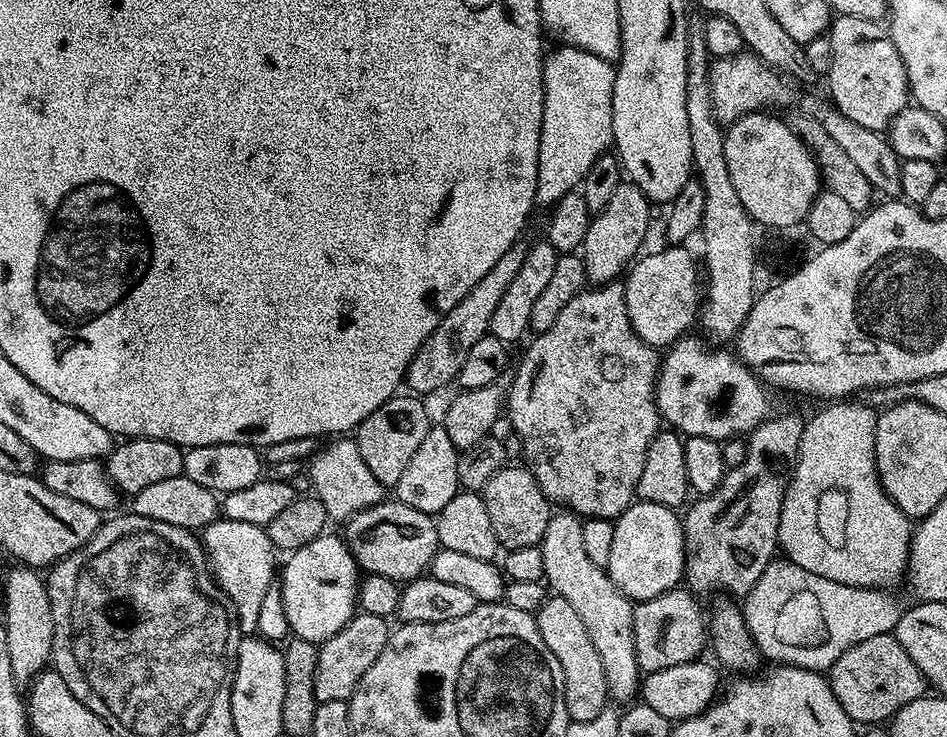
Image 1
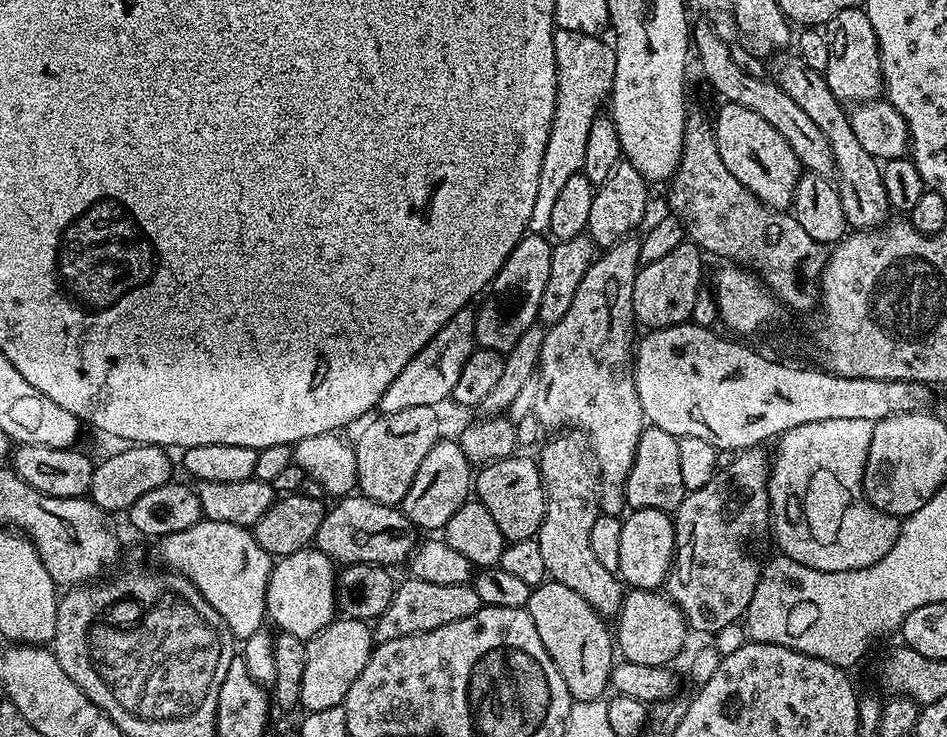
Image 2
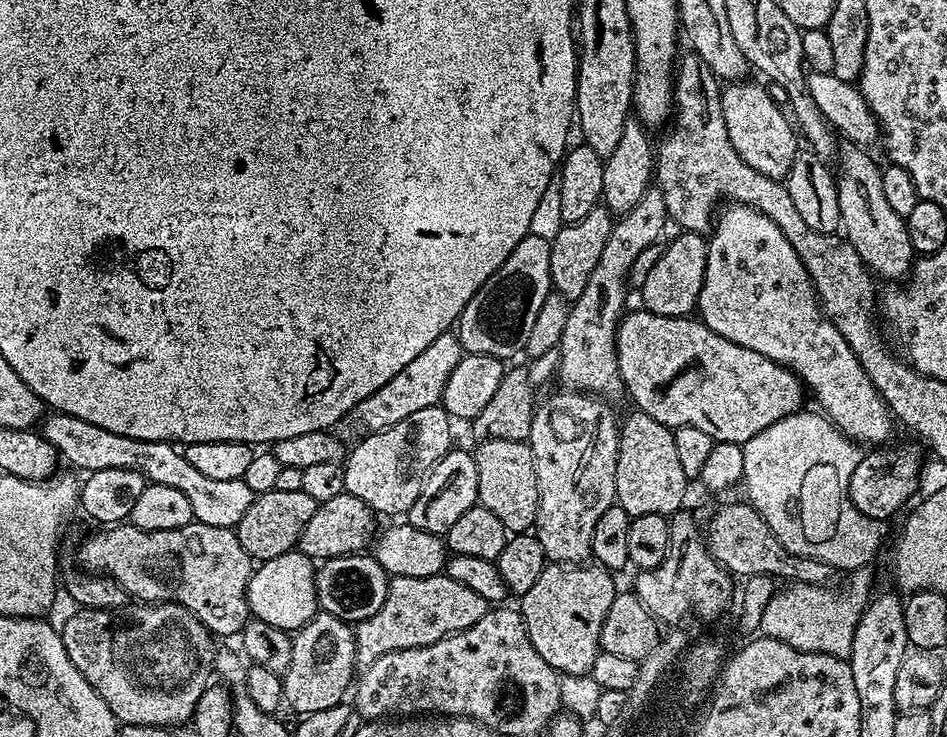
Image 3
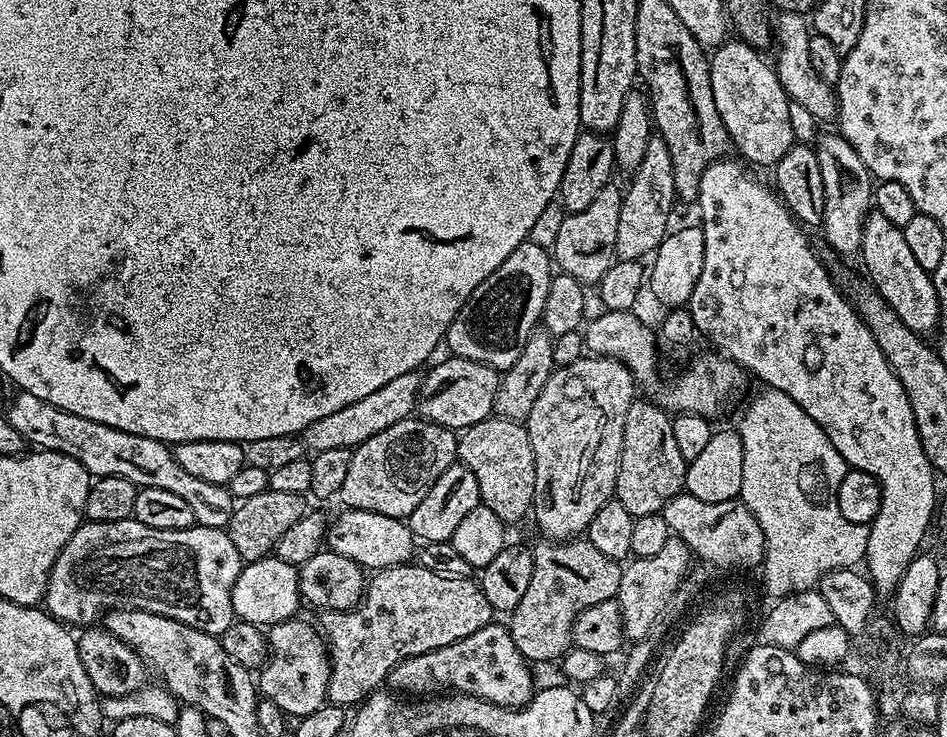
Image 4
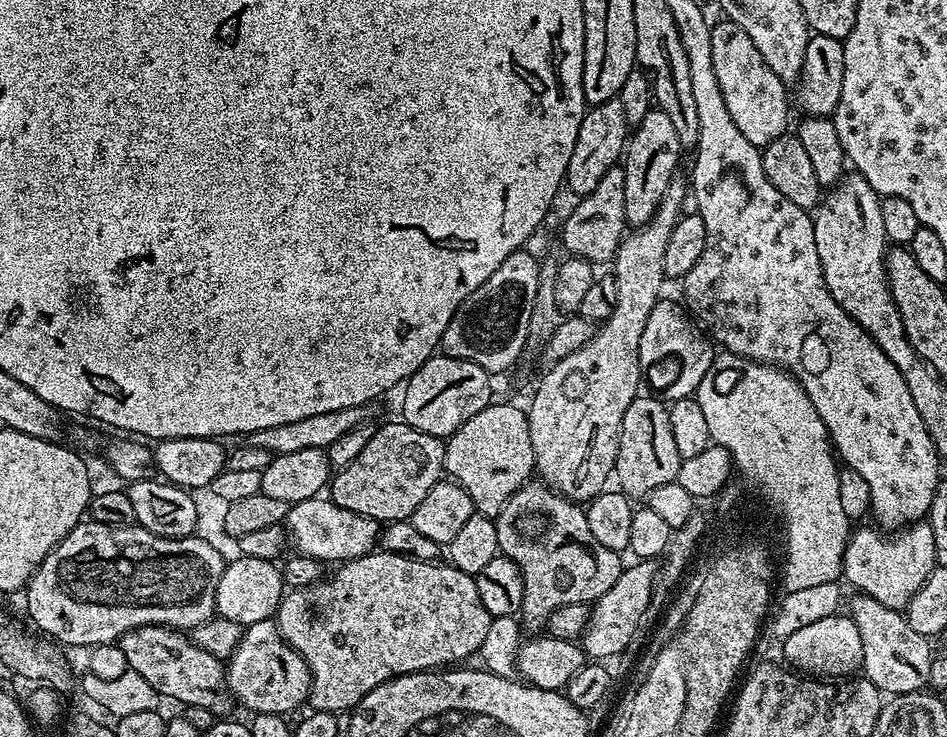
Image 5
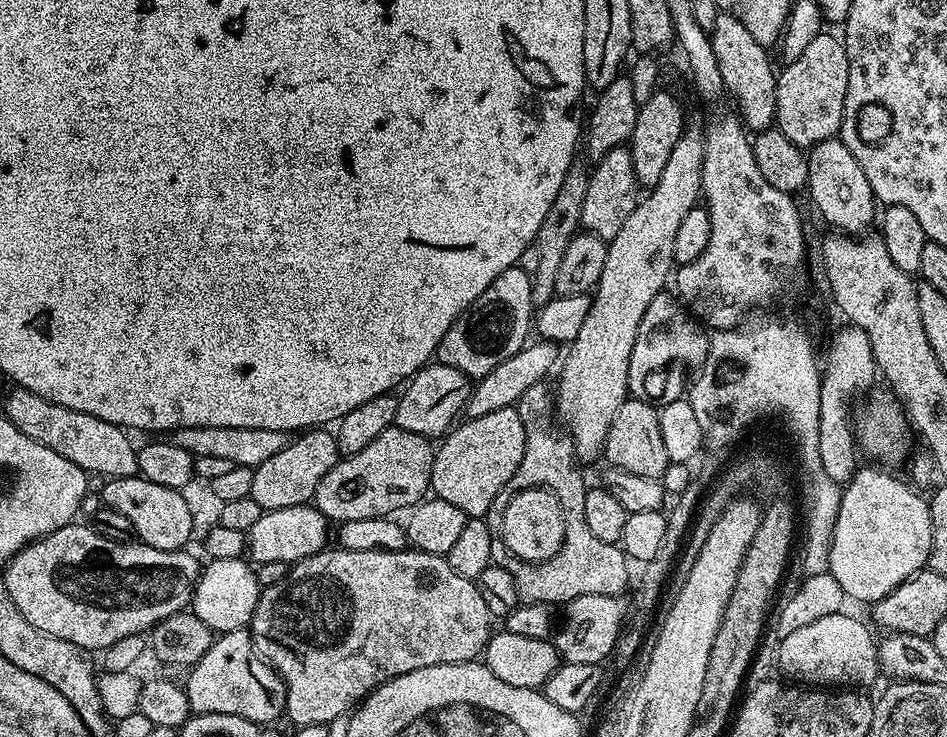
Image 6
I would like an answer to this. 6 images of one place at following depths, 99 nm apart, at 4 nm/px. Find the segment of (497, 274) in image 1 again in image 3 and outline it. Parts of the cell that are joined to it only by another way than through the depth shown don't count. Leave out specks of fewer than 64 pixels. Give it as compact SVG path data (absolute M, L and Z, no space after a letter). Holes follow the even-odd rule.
M455 331L443 332L441 336L434 338L434 342L430 342L430 346L426 346L426 350L422 350L422 354L418 354L418 358L414 358L414 362L410 362L410 366L406 366L406 370L398 370L398 374L394 374L394 378L390 378L390 382L386 382L382 390L374 390L370 398L362 398L362 402L352 408L350 420L361 424L368 432L381 432L394 426L394 422L402 422L402 418L410 418L410 414L417 410L439 405L444 399L446 382L450 382L454 366L458 366L464 355L465 350Z

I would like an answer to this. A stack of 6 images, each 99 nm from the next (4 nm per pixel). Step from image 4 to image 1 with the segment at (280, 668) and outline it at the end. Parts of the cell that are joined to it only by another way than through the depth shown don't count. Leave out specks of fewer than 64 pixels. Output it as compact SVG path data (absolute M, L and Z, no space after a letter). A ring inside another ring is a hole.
M357 611L351 622L342 626L338 634L319 645L318 666L314 674L314 694L319 702L349 700L362 682L362 674L374 666L374 658L382 654L390 635L389 621L378 614Z

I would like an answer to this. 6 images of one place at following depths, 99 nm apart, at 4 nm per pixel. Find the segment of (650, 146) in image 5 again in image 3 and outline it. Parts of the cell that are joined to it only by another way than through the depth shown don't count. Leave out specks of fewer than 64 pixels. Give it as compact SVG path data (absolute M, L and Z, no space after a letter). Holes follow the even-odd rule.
M649 187L648 192L634 206L634 210L623 213L613 223L610 238L606 238L606 247L586 290L577 300L571 301L566 318L566 330L558 345L560 352L560 380L565 389L586 392L593 396L608 398L611 392L621 391L622 381L618 370L616 353L616 327L625 315L624 288L629 287L628 271L634 266L634 258L642 254L650 245L657 243L664 232L668 220L666 202L662 202L659 188Z

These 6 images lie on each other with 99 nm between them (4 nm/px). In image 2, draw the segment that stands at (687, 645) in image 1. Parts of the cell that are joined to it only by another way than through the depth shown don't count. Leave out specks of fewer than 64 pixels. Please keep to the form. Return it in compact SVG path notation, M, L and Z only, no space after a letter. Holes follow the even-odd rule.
M633 588L625 591L620 615L615 617L614 644L623 659L638 662L638 666L668 666L677 659L689 631L688 622L684 618L684 611L663 591L651 588Z

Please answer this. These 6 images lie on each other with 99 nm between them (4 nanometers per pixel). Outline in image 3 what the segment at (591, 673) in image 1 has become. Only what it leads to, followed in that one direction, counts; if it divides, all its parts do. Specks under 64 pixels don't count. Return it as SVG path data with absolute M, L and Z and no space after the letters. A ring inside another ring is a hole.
M592 566L588 572L588 600L532 600L519 601L518 611L528 628L528 637L558 674L582 675L591 673L594 660L600 656L600 627L614 602L618 585L612 581L613 573L607 568Z

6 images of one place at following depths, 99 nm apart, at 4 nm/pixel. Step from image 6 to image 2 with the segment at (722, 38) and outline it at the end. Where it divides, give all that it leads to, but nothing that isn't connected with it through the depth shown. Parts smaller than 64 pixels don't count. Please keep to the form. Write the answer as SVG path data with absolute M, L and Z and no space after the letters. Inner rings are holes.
M727 102L721 105L716 120L714 116L714 131L718 154L722 162L726 162L726 170L730 170L730 174L734 174L734 178L738 178L738 182L742 182L742 186L763 204L781 210L791 209L802 169L786 138L753 108Z

